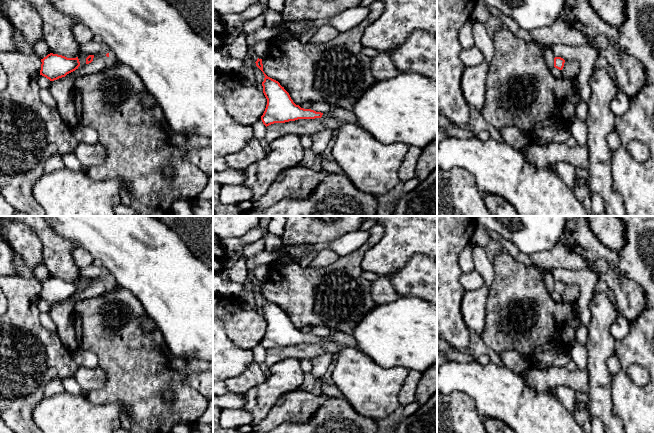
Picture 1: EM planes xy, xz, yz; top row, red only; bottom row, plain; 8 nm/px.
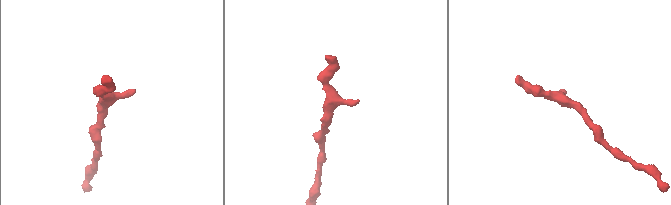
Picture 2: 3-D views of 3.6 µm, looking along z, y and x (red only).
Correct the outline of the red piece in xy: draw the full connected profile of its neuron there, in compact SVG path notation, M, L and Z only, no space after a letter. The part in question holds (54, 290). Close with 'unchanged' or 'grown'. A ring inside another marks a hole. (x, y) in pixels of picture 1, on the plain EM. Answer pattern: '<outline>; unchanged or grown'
M53 277L41 283L41 286L40 299L46 301L50 305L65 301L80 290L78 281L67 282Z; unchanged

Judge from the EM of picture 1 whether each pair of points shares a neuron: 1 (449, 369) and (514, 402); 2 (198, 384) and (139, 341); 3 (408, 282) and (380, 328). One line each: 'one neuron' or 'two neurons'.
1: one neuron
2: two neurons
3: two neurons

